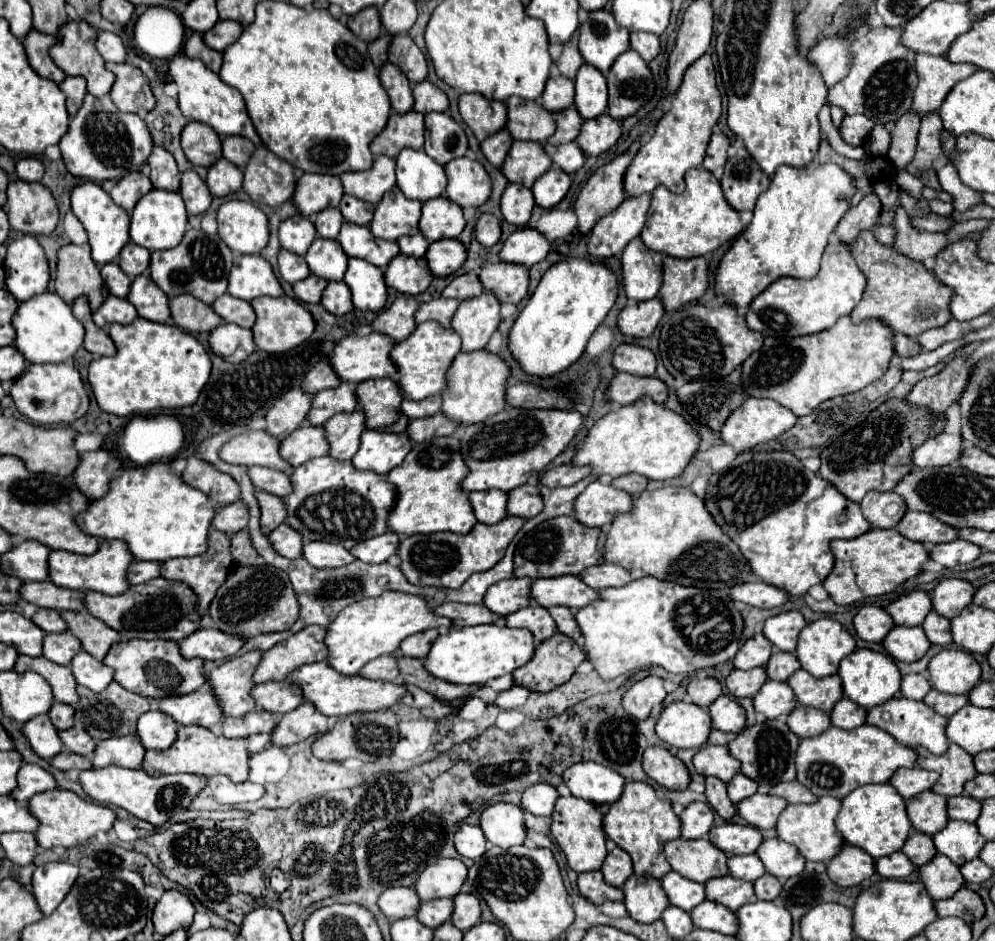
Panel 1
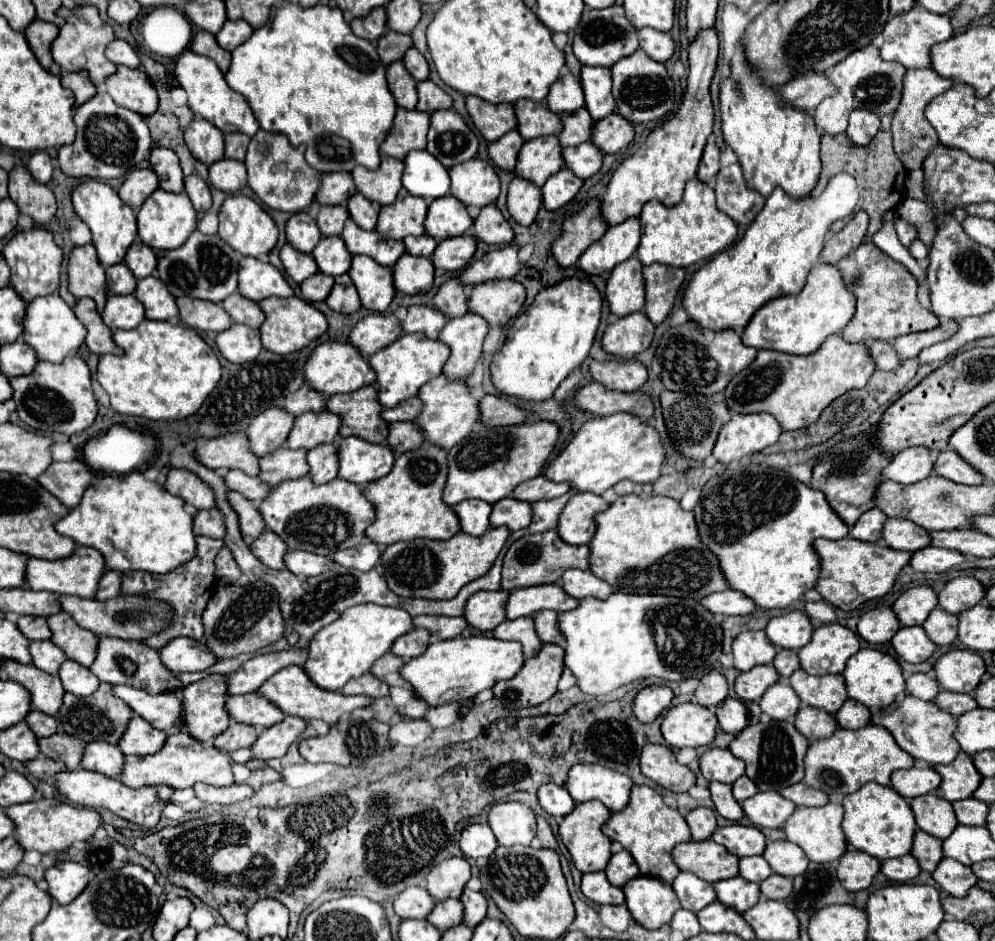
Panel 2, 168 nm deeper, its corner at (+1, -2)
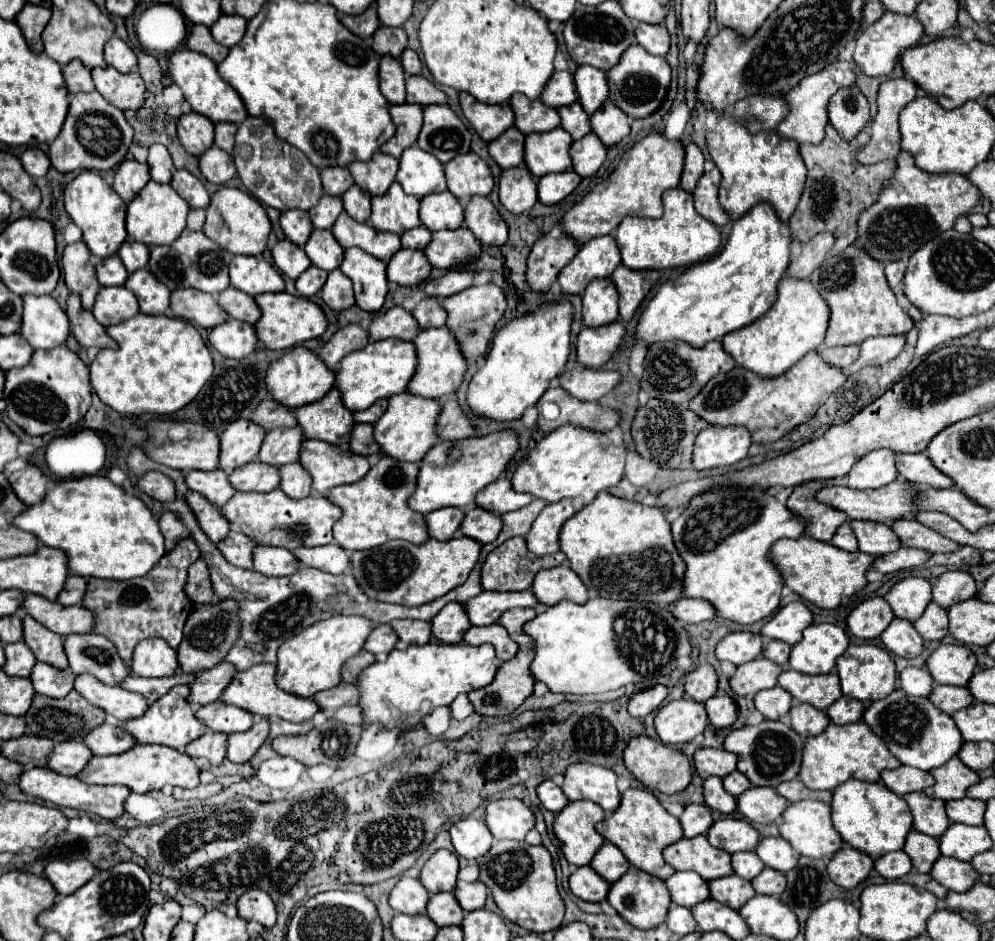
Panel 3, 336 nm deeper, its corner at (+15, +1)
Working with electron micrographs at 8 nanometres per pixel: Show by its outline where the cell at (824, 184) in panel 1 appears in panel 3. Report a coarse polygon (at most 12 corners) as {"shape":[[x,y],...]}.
{"shape":[[767,201],[665,281],[637,339],[701,347],[777,301],[789,225]]}

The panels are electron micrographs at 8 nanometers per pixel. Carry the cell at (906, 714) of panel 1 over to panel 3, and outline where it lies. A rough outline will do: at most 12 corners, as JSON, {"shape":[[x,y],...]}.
{"shape":[[895,689],[863,721],[903,765],[931,771],[963,745],[951,715]]}

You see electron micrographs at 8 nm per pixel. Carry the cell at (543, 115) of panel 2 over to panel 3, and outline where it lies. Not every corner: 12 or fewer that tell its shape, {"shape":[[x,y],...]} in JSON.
{"shape":[[521,93],[509,99],[515,127],[529,135],[559,127],[557,111]]}

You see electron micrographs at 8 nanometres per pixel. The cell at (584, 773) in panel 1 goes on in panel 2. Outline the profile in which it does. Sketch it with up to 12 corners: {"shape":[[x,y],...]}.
{"shape":[[575,764],[565,784],[577,804],[629,804],[629,776]]}

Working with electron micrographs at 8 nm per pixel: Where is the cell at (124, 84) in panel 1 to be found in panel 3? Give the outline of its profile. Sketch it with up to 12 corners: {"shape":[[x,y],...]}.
{"shape":[[91,71],[97,91],[117,109],[139,109],[139,73]]}

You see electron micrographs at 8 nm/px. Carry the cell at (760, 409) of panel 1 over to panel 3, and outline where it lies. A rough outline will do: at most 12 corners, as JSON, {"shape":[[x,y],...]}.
{"shape":[[709,425],[697,435],[693,467],[747,457],[747,427]]}

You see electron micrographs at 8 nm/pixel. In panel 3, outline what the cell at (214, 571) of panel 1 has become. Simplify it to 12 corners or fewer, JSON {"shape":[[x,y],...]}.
{"shape":[[197,543],[145,575],[89,579],[83,605],[129,663],[147,637],[179,647]]}

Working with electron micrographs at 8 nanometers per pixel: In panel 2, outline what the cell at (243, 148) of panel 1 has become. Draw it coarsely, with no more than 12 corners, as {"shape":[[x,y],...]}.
{"shape":[[225,134],[225,156],[245,160],[249,136]]}

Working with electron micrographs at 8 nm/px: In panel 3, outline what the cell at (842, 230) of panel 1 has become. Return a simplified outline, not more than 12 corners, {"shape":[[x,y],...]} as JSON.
{"shape":[[833,233],[803,245],[787,273],[809,277],[835,245]]}

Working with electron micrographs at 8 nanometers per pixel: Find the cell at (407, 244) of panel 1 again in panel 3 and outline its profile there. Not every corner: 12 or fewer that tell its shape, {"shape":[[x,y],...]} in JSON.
{"shape":[[409,229],[401,235],[405,249],[425,249],[431,231]]}

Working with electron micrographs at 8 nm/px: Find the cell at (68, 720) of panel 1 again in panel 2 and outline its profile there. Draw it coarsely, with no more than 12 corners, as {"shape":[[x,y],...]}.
{"shape":[[31,710],[25,716],[27,726],[37,738],[51,736],[57,720]]}

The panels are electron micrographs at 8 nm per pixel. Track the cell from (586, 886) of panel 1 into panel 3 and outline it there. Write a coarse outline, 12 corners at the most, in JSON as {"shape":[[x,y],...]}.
{"shape":[[577,867],[569,889],[583,901],[603,901],[609,883],[591,867]]}

